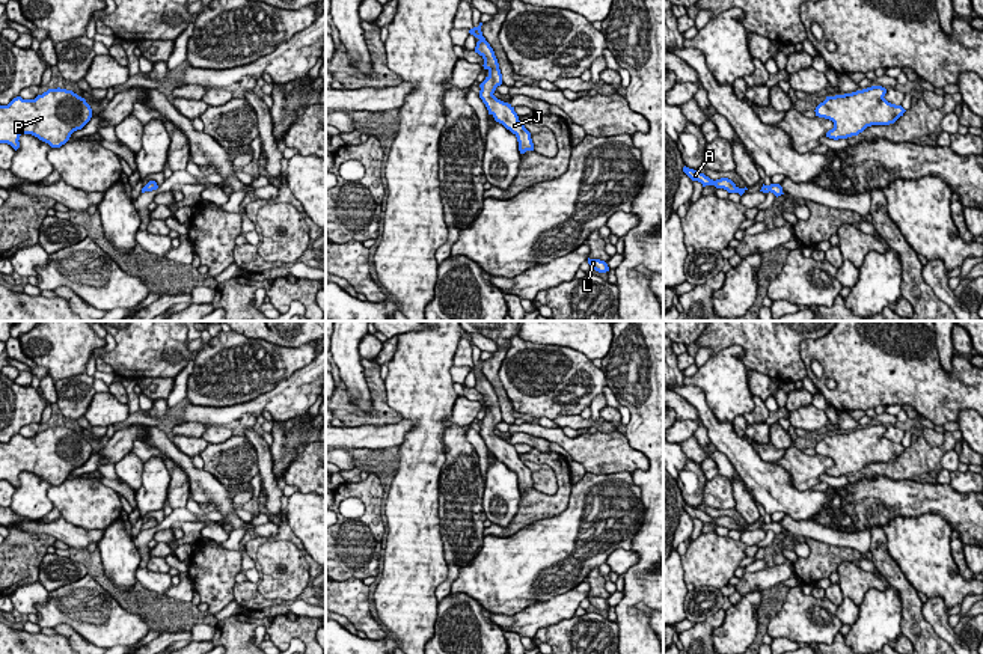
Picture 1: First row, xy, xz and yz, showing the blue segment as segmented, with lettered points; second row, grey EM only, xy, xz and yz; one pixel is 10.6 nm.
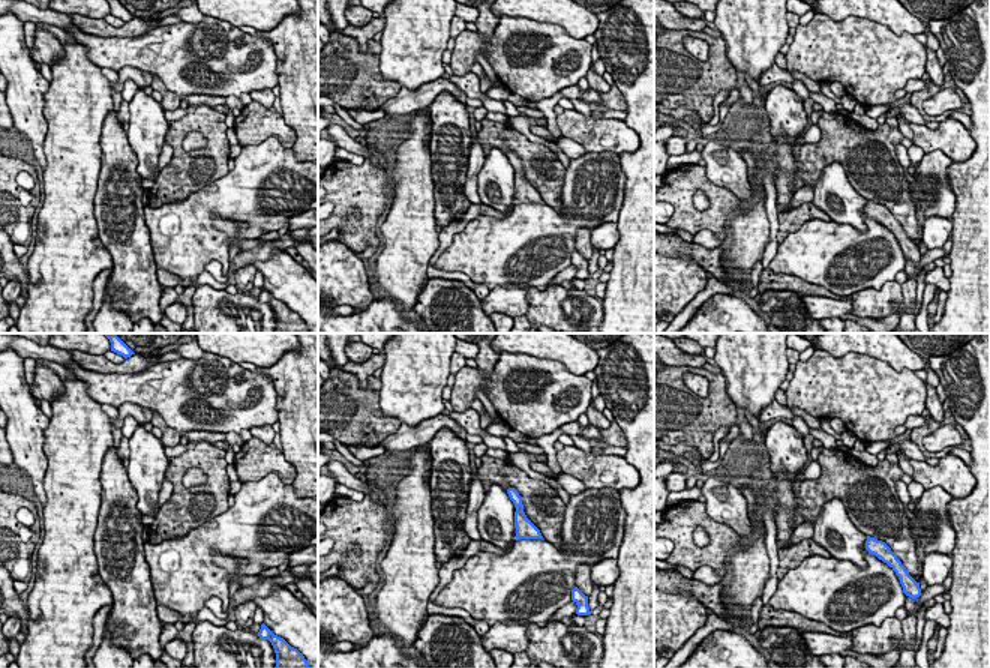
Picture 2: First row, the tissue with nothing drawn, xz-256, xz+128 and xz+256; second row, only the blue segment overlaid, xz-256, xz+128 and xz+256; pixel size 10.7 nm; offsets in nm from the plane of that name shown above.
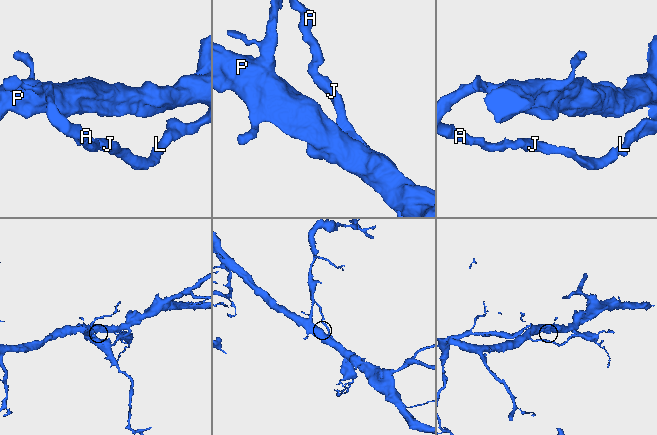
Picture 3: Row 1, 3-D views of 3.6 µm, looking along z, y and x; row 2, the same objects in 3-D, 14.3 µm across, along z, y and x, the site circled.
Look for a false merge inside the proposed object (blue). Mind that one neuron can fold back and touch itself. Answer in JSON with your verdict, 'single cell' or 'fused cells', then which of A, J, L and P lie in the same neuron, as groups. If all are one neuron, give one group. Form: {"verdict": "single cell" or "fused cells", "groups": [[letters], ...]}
{"verdict": "single cell", "groups": [["A", "J", "L", "P"]]}

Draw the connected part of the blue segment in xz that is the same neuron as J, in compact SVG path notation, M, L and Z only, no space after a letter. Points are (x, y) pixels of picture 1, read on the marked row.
M479 23L478 27L469 30L470 35L479 39L476 42L475 53L478 53L484 59L482 66L484 69L488 71L488 75L479 84L481 87L479 98L485 104L488 115L492 115L496 122L502 124L507 130L510 130L517 137L520 154L525 154L526 151L534 151L531 133L519 121L514 107L508 102L498 99L493 95L496 87L502 84L502 74L493 48L482 36L481 26L482 23Z

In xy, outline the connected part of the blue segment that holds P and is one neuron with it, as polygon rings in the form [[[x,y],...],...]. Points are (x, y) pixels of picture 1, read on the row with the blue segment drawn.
[[[48,89],[35,99],[14,98],[8,105],[0,105],[0,143],[20,148],[20,136],[32,134],[51,148],[65,145],[71,134],[81,130],[92,118],[92,108],[84,98],[66,89]]]

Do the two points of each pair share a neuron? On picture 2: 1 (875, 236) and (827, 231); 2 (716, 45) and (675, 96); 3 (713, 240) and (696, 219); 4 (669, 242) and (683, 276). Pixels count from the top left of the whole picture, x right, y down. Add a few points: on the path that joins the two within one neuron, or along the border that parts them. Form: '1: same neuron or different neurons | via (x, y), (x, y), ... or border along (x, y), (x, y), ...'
1: same neuron | via (863, 237), (839, 237)
2: same neuron | via (714, 59), (689, 83)
3: different neurons | border along (693, 234), (701, 230), (711, 230), (722, 240)
4: different neurons | border along (669, 255), (693, 260), (707, 273)

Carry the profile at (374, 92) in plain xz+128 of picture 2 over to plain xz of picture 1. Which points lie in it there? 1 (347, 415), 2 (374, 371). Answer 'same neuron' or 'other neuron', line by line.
1: same neuron
2: same neuron

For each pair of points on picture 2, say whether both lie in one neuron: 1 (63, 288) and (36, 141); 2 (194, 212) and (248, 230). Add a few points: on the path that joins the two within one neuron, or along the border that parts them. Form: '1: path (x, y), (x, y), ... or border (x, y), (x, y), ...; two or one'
1: border (47, 132), (44, 143), (45, 167), (42, 170); two
2: path (209, 207), (233, 207), (240, 215); one

